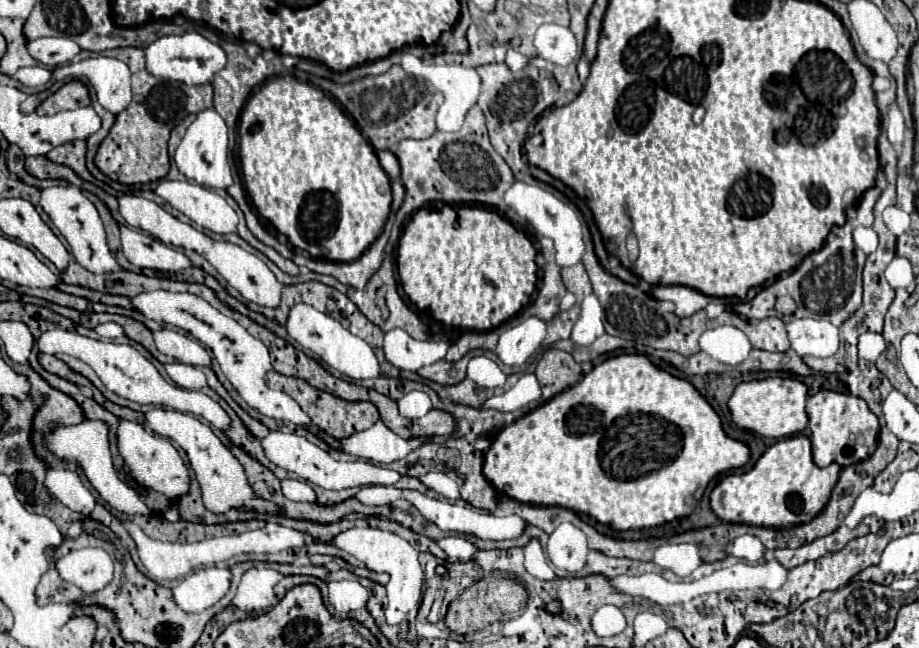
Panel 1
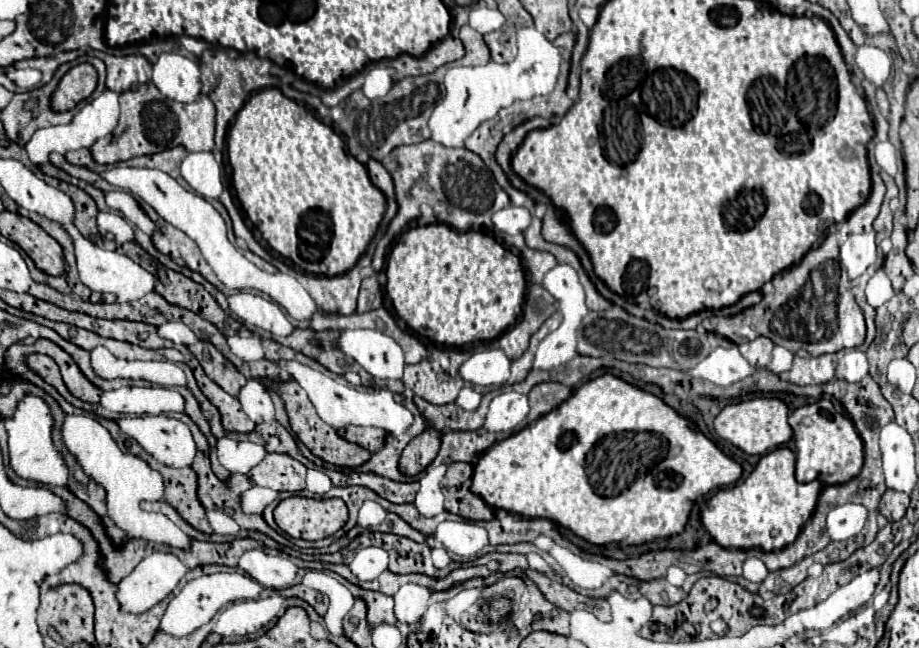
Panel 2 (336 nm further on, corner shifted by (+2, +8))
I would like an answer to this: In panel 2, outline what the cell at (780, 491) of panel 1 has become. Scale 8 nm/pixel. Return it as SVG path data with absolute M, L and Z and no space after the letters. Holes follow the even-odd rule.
M776 448L760 458L756 468L744 482L720 490L710 498L706 512L702 510L700 514L700 520L704 530L718 546L738 550L760 548L764 552L772 552L782 550L796 540L802 526L808 522L816 508L822 484L800 484L794 478L794 462L796 456L792 450Z

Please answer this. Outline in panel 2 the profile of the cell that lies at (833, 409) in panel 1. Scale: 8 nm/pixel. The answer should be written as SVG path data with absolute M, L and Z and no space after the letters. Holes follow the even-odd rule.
M820 400L810 406L802 406L788 416L788 424L794 430L796 442L796 480L812 482L818 480L824 486L844 484L860 474L864 462L864 444L858 436L852 420L828 402Z

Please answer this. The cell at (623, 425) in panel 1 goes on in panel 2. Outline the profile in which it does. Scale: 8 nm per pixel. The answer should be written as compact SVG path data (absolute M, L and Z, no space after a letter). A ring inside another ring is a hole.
M604 374L600 378L594 378L586 384L582 384L566 402L562 402L562 406L558 406L556 410L552 410L550 414L542 416L540 420L532 422L530 426L526 426L524 430L520 430L518 434L496 442L490 450L486 450L486 454L480 456L478 464L474 466L474 476L472 476L472 486L470 490L480 496L490 508L496 510L506 510L510 514L518 514L522 518L546 518L552 520L568 530L572 530L576 536L584 538L590 544L598 544L598 546L606 546L606 544L620 544L620 546L638 546L644 542L652 542L656 538L670 538L676 536L684 530L692 504L708 494L714 488L722 488L728 484L734 484L742 474L740 464L736 464L732 458L724 456L698 428L696 424L692 424L690 420L678 416L670 406L666 406L658 396L644 392L636 386L626 384L624 380L612 376L612 374Z

